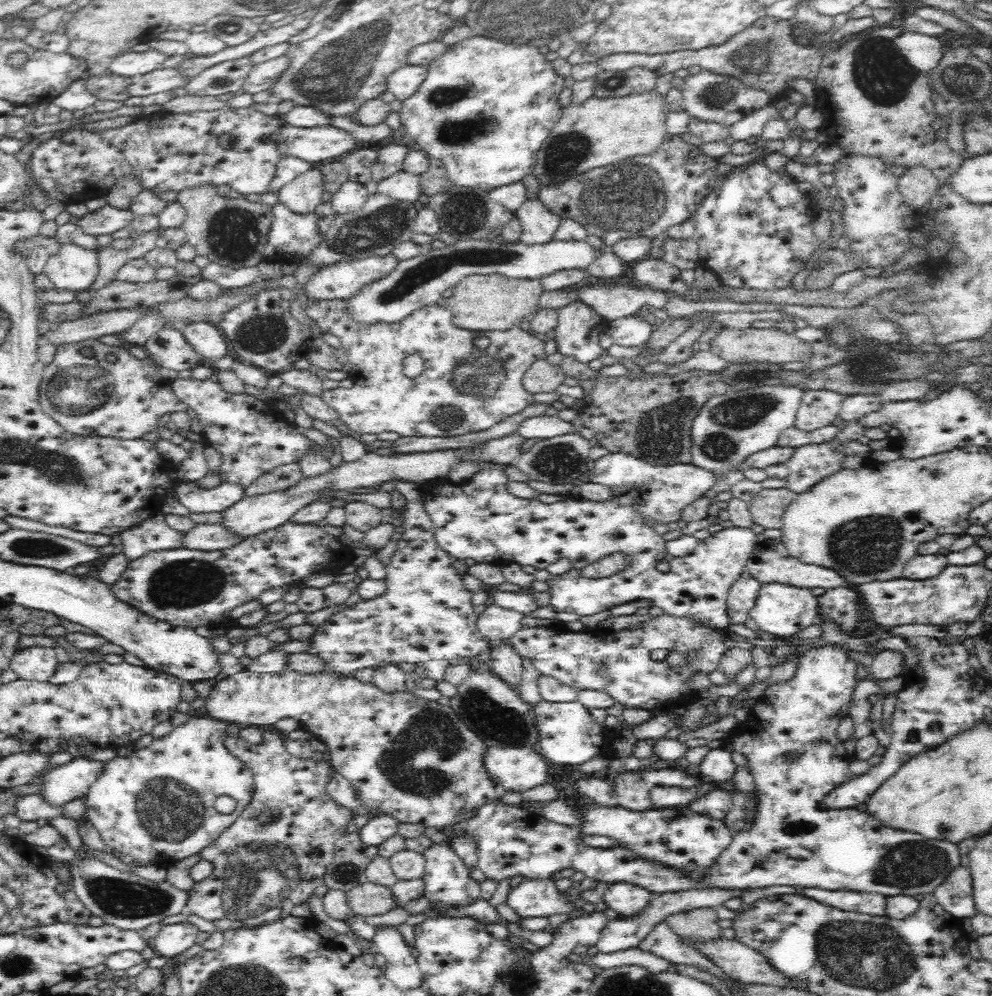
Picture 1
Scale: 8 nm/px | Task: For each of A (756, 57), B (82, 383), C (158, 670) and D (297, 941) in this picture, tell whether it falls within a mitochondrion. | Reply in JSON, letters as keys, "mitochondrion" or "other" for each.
{"A":"mitochondrion","B":"mitochondrion","C":"other","D":"other"}

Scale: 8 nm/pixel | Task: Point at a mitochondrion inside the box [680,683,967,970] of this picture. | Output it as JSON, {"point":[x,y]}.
{"point":[910,864]}

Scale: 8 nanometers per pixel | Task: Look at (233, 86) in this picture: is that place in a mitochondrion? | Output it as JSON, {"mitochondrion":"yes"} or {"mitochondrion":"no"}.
{"mitochondrion":"no"}

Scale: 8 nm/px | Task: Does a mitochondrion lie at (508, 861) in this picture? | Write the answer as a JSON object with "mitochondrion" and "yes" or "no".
{"mitochondrion":"no"}

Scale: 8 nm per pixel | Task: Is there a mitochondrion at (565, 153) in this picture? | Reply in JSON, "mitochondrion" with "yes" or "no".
{"mitochondrion":"yes"}

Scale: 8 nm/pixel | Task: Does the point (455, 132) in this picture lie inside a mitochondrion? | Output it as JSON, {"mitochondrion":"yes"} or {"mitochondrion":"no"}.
{"mitochondrion":"yes"}

